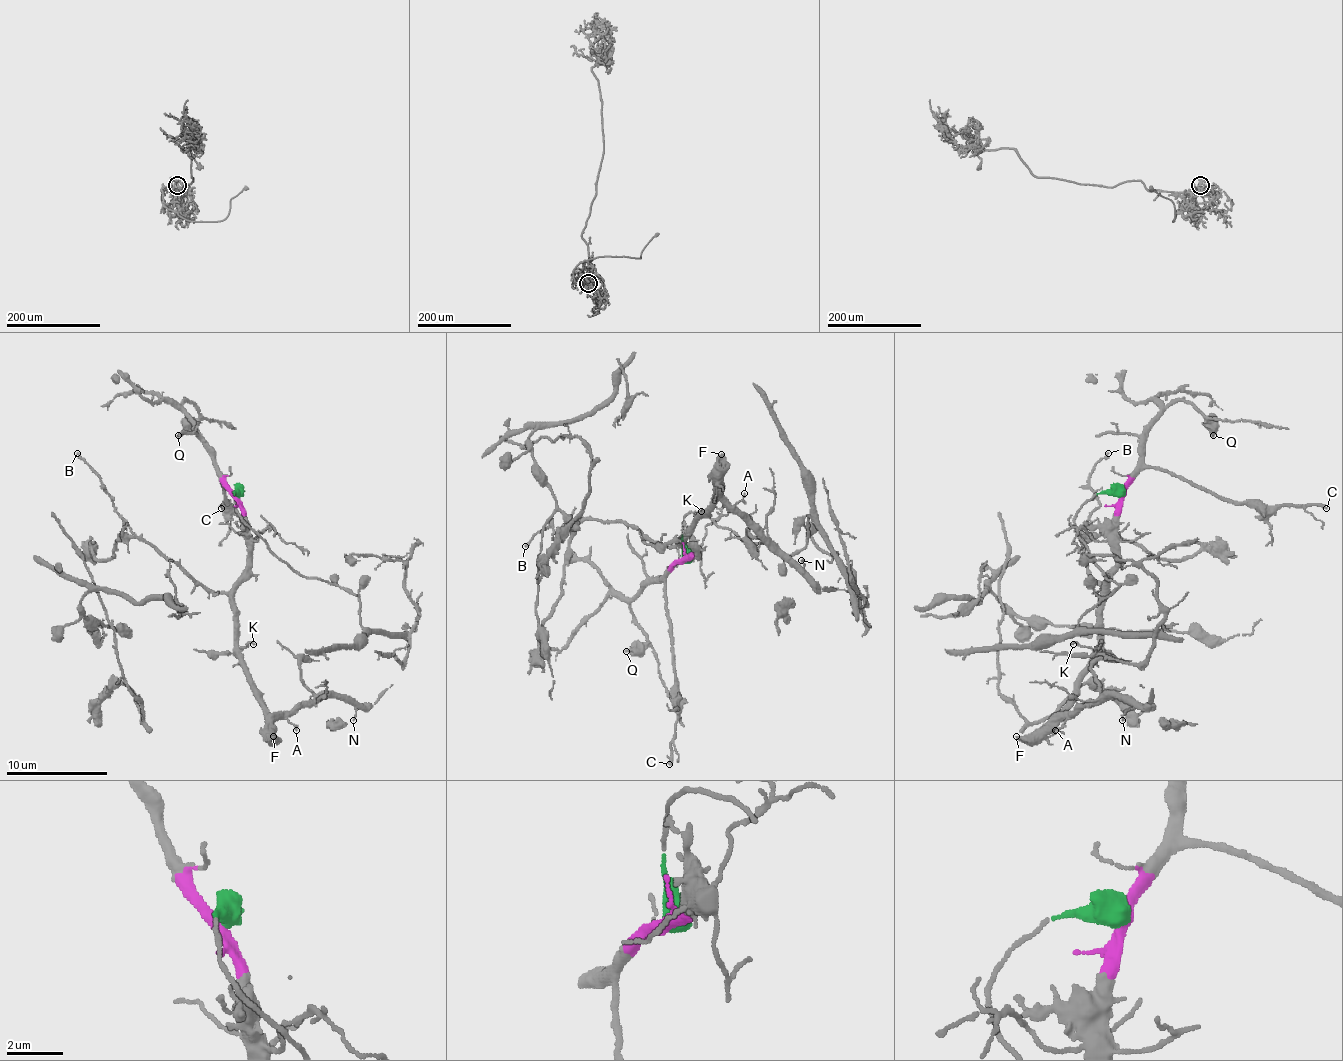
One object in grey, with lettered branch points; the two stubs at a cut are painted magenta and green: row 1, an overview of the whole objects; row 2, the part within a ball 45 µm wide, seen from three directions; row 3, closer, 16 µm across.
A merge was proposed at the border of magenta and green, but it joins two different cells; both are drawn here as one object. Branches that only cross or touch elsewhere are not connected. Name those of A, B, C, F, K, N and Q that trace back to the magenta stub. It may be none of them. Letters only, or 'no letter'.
A, B, C, F, K, N, Q

